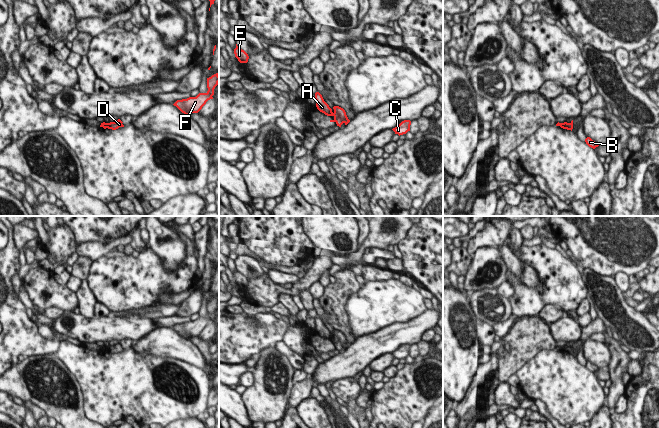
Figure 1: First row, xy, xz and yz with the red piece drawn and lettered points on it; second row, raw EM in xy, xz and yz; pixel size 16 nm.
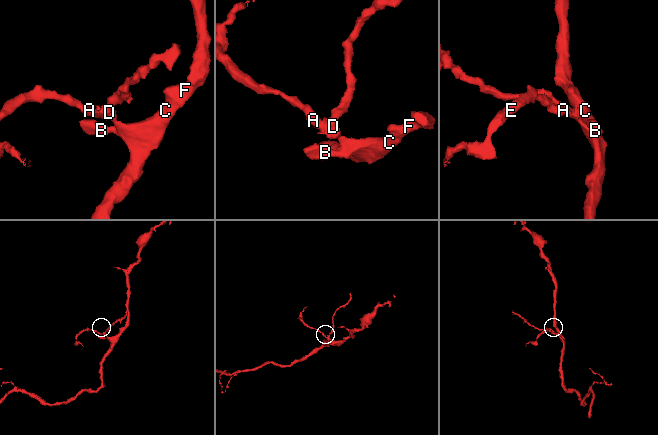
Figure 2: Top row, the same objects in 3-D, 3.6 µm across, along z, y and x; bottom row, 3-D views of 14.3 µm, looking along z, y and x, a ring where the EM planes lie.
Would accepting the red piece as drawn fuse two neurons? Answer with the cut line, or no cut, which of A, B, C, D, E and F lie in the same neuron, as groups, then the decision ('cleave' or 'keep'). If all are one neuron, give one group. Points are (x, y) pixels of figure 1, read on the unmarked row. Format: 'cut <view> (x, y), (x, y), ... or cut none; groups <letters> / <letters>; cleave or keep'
cut yz (560, 349), (572, 352); groups A E / B C D F; cleave

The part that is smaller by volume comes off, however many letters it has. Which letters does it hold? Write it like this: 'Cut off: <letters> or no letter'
Cut off: A, E.

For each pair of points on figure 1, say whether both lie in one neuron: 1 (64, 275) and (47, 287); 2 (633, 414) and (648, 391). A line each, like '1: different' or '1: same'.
1: different
2: same

